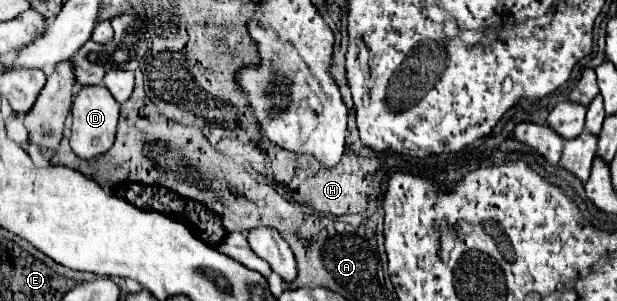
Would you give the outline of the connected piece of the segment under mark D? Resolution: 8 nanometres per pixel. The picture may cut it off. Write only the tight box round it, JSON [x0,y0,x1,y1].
[70,86,120,160]

